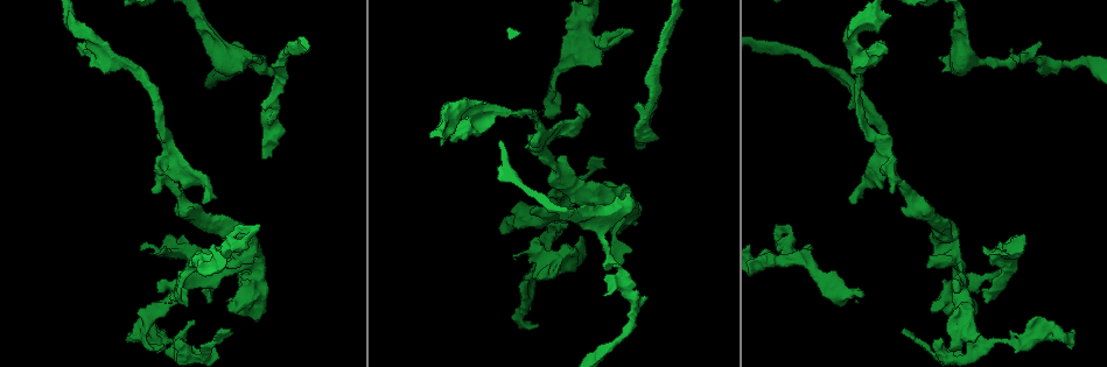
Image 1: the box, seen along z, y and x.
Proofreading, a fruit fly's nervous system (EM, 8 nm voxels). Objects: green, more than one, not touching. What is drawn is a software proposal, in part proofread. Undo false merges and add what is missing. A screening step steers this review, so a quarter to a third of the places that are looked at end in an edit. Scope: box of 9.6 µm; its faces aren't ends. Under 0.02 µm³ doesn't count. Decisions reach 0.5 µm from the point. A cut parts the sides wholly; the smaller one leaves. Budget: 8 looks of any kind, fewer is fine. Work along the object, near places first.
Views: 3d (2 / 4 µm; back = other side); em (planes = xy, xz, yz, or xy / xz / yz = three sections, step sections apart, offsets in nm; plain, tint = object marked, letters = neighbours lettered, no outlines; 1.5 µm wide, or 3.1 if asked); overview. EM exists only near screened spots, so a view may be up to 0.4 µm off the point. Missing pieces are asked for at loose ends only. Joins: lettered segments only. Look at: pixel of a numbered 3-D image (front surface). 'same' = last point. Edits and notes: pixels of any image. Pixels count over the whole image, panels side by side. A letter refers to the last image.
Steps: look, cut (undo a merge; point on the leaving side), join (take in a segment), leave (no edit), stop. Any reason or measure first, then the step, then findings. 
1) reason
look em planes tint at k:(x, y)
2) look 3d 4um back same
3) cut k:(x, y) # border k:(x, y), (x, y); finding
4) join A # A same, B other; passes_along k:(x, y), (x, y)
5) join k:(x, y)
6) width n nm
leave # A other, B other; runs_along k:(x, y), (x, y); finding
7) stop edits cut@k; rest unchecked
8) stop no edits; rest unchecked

branch stops here
look em yz step 8 tint at 1:(264, 156)

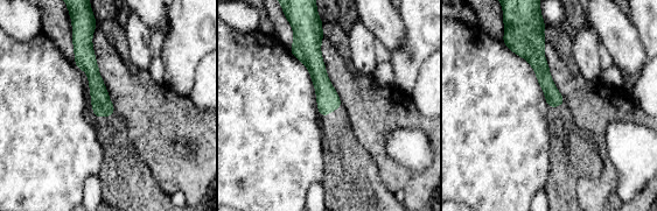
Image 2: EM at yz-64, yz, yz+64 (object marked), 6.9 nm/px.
look em yz step 8 letters same

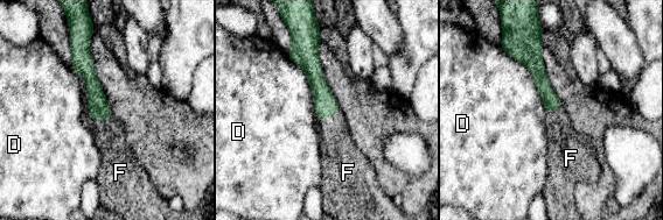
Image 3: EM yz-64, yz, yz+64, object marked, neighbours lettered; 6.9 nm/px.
join F # D other, F same; passes_along 3:(326, 105), (328, 115), (337, 149); it goes on there

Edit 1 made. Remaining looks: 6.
look overview

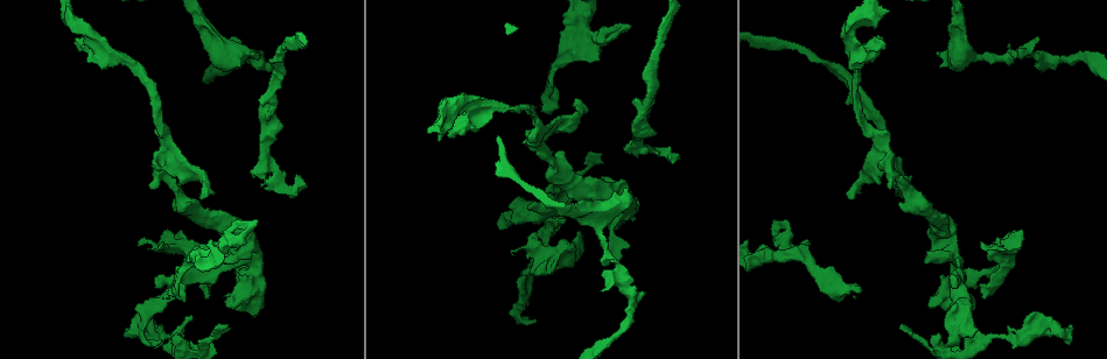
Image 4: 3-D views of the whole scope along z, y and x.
free end
look em planes plain at 4:(195, 243)

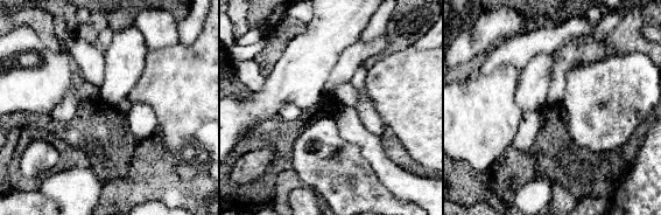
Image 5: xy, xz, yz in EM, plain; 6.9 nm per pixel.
what lies round it
look em planes letters same

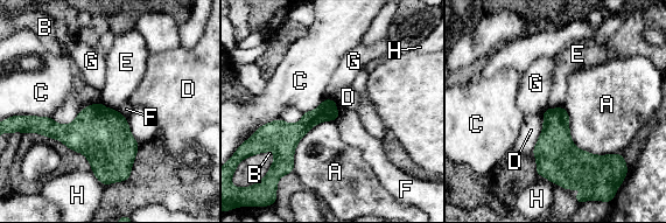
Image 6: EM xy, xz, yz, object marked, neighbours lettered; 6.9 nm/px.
longest_contact A 550 nm
leave # A other, B other, C other, D other, E other, F other, G other, H other; border 6:(100, 102), (117, 111); no lettered segment goes on from it

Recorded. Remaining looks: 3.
look 3d 4um at 4:(101, 57)

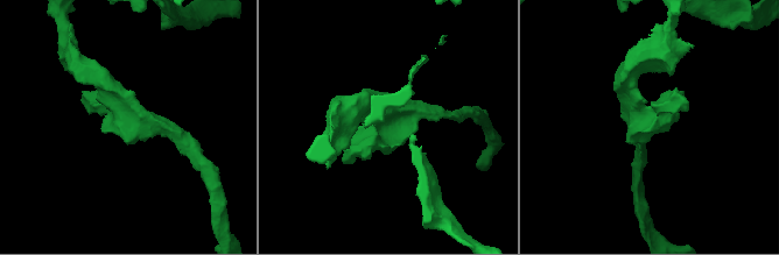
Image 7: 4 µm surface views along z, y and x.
shape alone is not enough
look em xy step 4 tint at 7:(127, 120)

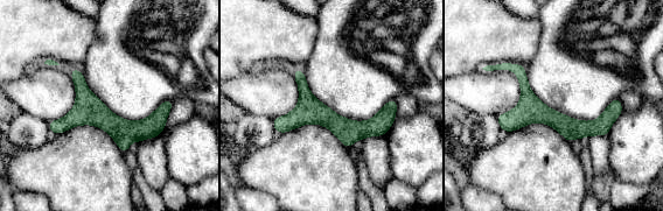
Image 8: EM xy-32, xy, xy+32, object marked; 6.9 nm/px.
look em planes letters same

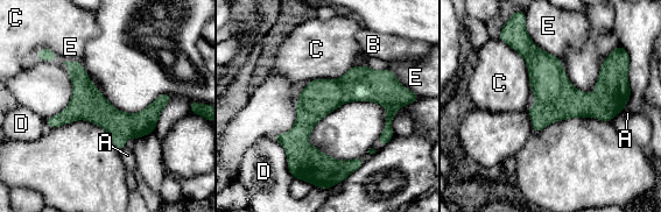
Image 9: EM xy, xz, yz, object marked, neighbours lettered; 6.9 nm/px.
leave # A other, B other, C other, D other, E other; border 9:(498, 37), (525, 59), (532, 89); continuous, no second neuron

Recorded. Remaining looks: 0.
stop edits join@3; rest unchecked

